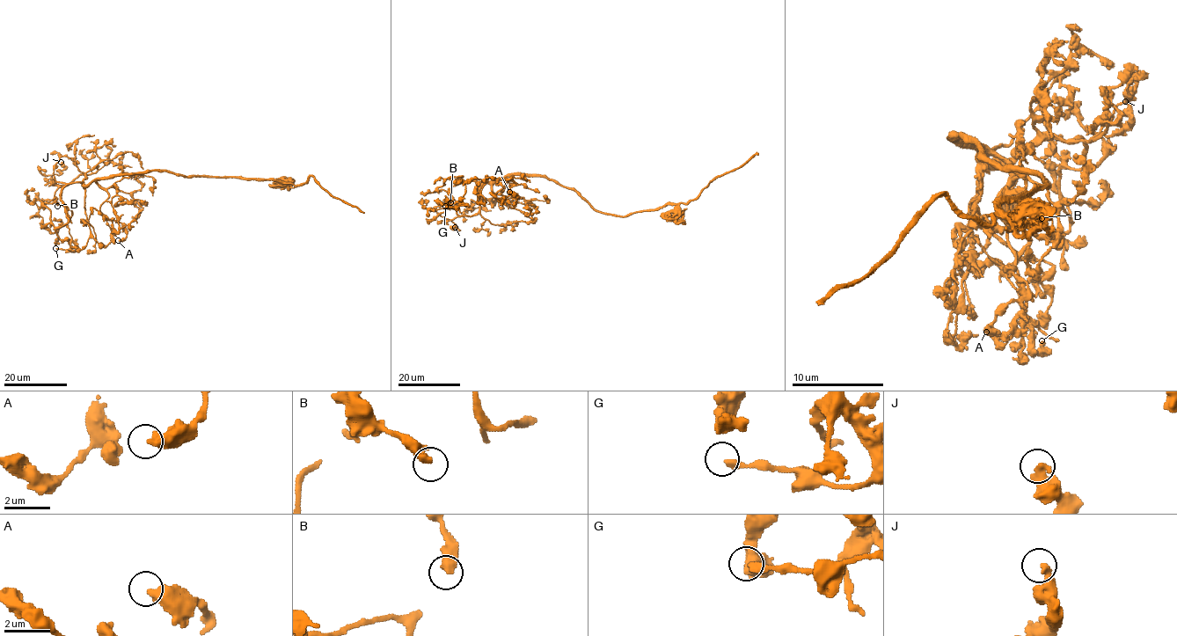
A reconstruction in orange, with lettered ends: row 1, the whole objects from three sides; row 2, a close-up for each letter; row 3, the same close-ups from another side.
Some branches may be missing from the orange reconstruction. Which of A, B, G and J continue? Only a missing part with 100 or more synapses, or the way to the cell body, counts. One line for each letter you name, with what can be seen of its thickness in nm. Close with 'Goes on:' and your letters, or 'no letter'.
Goes on: no letter

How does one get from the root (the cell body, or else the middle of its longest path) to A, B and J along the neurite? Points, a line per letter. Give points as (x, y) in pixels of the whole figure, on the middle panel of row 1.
A: (573, 189), (524, 175), (492, 186), (502, 190), (494, 198), (513, 204), (517, 195), (509, 192)
B: (573, 189), (542, 177), (506, 175), (479, 185), (450, 177), (437, 188), (450, 202)
J: (573, 189), (542, 177), (493, 179), (478, 191), (476, 214), (445, 220), (455, 227)

